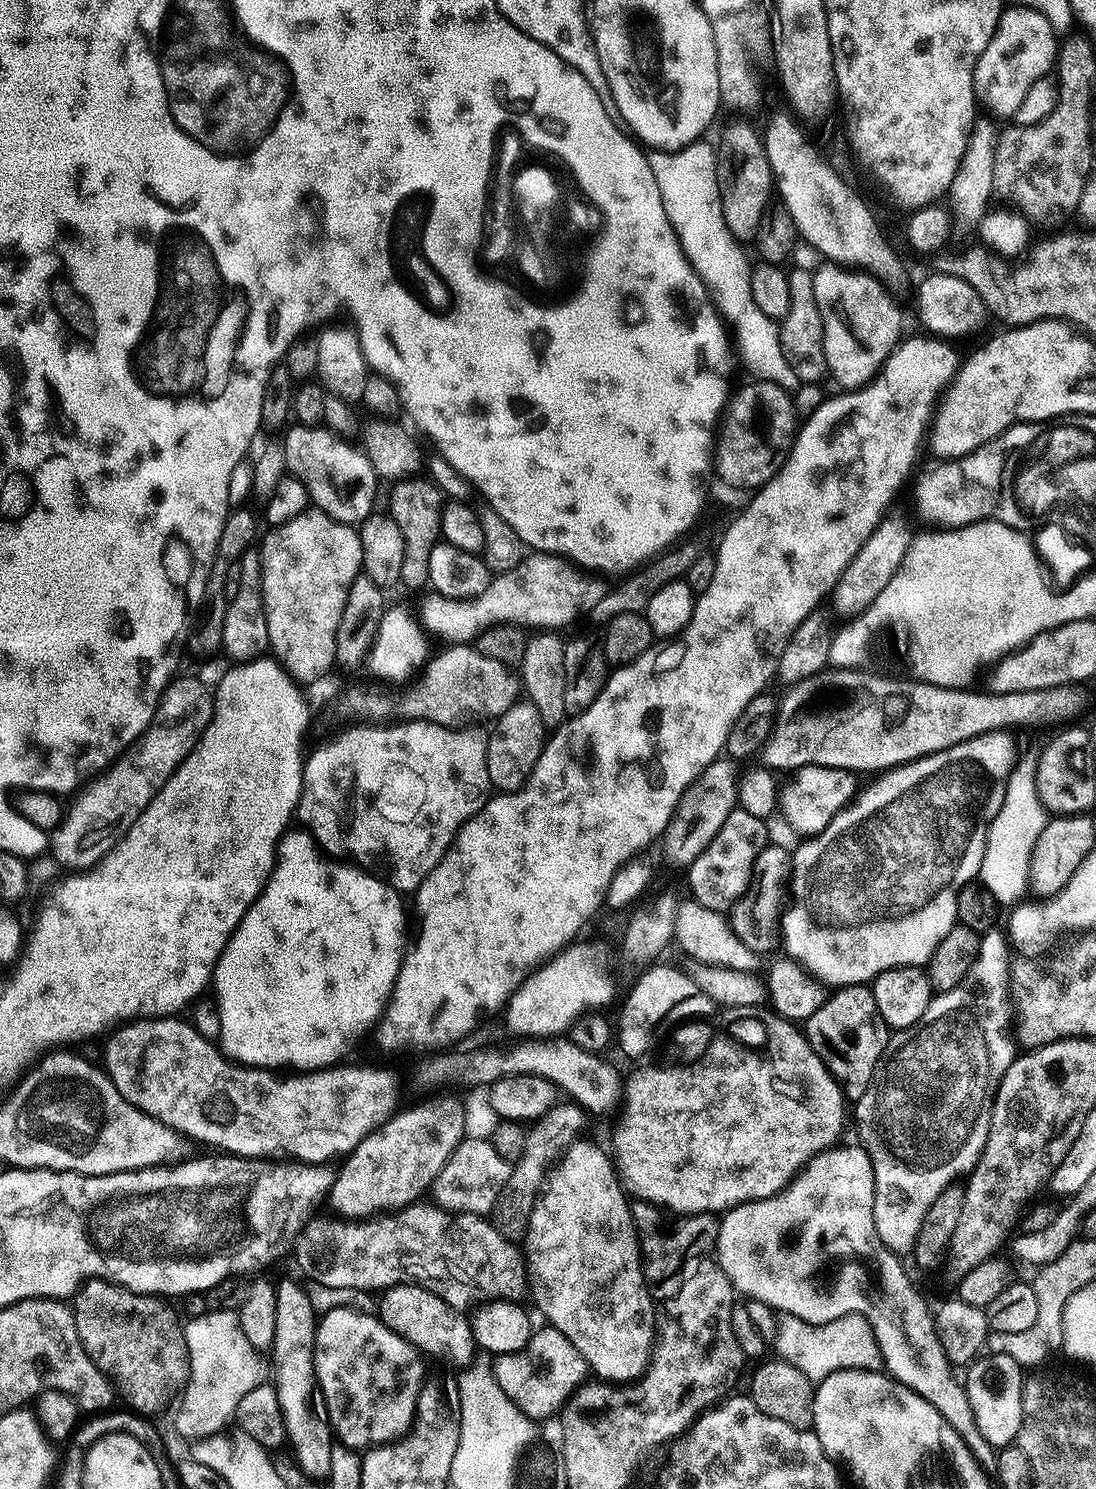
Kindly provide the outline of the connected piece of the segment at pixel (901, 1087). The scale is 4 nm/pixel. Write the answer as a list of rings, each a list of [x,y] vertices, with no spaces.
[[[988,930],[981,935],[980,949],[976,955],[976,961],[970,966],[970,970],[962,978],[954,990],[942,992],[933,995],[932,1001],[928,1003],[928,1009],[924,1017],[918,1024],[912,1028],[902,1028],[893,1031],[888,1037],[888,1045],[878,1062],[878,1066],[872,1075],[872,1081],[868,1083],[866,1094],[855,1101],[856,1108],[856,1128],[860,1131],[859,1143],[862,1145],[864,1152],[870,1158],[874,1166],[874,1226],[878,1230],[878,1238],[882,1238],[884,1245],[897,1254],[911,1253],[914,1242],[918,1238],[918,1230],[922,1230],[922,1218],[926,1218],[926,1210],[934,1206],[934,1198],[942,1194],[947,1188],[953,1187],[954,1182],[959,1178],[967,1177],[968,1173],[978,1162],[982,1150],[986,1146],[986,1138],[990,1130],[990,1114],[992,1113],[992,1103],[996,1097],[998,1086],[1006,1074],[1006,1070],[1011,1066],[1013,1060],[1018,1055],[1018,1044],[1015,1039],[1008,1037],[1008,1031],[1012,1032],[1014,1028],[1014,1004],[1010,991],[1010,941],[1003,931]]]

